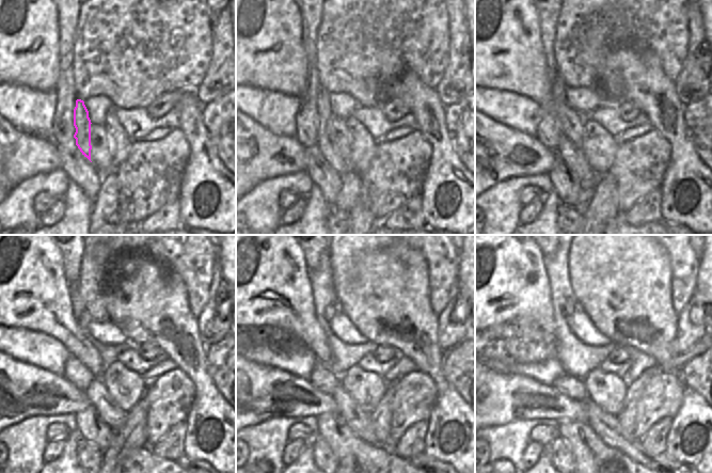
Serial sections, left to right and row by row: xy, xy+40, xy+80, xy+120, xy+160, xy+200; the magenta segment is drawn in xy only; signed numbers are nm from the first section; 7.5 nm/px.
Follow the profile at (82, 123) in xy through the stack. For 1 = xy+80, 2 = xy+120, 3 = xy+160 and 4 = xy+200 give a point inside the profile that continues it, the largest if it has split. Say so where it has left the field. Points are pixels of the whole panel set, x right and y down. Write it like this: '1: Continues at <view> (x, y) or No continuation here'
1: Continues at xy+80 (573, 156)
2: Continues at xy+120 (96, 393)
3: Continues at xy+160 (348, 410)
4: Continues at xy+200 (606, 426)

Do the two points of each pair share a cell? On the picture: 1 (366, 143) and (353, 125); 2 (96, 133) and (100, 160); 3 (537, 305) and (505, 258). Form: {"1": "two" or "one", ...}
{"1": "one", "2": "one", "3": "one"}

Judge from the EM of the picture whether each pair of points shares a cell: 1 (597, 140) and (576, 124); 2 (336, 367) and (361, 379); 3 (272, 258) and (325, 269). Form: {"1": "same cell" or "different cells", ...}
{"1": "different cells", "2": "different cells", "3": "different cells"}

